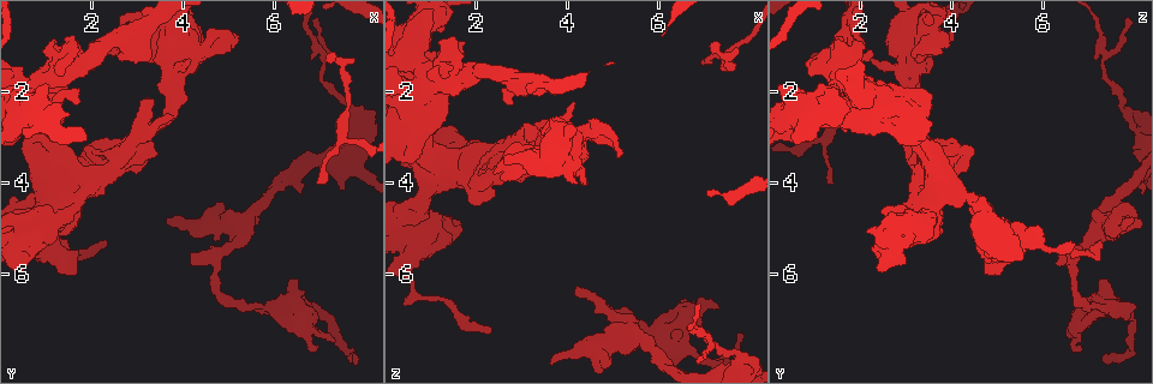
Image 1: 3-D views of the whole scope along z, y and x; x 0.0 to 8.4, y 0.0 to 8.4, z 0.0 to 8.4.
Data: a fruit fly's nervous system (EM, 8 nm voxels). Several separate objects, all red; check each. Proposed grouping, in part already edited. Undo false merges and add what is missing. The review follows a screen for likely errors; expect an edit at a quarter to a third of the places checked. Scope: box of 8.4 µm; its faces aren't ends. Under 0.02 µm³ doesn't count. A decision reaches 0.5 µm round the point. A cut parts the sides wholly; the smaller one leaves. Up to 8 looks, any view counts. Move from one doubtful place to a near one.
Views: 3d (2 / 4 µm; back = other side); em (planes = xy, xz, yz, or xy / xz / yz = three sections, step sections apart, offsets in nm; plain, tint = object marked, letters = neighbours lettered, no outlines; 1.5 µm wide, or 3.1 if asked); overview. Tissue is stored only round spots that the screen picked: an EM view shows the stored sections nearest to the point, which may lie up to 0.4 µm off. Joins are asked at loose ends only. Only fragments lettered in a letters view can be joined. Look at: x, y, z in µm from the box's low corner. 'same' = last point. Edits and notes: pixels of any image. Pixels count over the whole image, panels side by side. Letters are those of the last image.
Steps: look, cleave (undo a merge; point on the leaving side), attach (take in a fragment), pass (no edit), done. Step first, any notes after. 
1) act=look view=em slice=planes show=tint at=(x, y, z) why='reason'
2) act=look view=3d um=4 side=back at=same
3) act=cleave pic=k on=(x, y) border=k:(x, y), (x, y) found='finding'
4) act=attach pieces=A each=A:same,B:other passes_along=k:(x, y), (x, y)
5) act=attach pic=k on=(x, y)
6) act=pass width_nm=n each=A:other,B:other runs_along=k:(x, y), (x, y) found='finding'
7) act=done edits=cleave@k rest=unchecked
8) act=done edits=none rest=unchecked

act=look view=em slice=planes show=letters at=(4.20, 5.50, 6.45) why='free end'

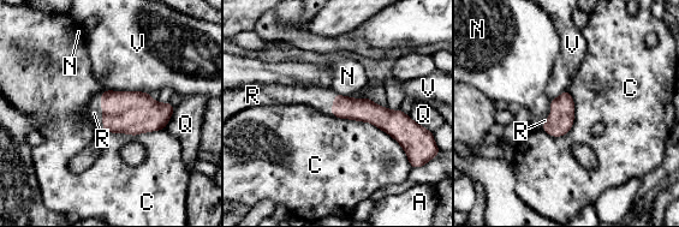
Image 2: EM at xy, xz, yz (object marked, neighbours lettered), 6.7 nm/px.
act=attach pieces=R longest_contact=C:600nm each=A:other,C:other,N:other,Q:other,R:same,V:other passes_along=2:(124, 112), (103, 113), (94, 113) found='it goes on there'

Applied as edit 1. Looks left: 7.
act=look view=3d um=4 at=(2.30, 5.25, 7.30) why='tapers out'

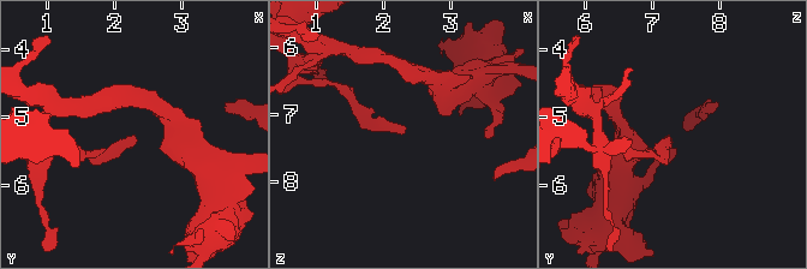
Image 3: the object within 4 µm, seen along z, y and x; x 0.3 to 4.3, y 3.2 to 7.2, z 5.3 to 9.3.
act=look view=em slice=planes show=letters at=(2.25, 5.25, 7.30) why='need the tissue'

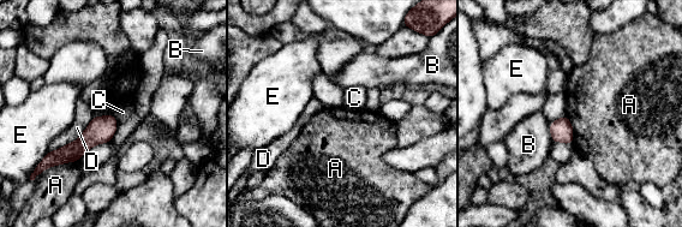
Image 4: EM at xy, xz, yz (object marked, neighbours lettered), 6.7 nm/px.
act=pass width_nm=150 each=A:other,B:other,C:other,D:other,E:other border=4:(78, 159), (42, 171) found='no lettered fragment goes on from it'

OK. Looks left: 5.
act=look view=3d um=4 at=(0.75, 4.30, 4.50) why='thick turns thin'

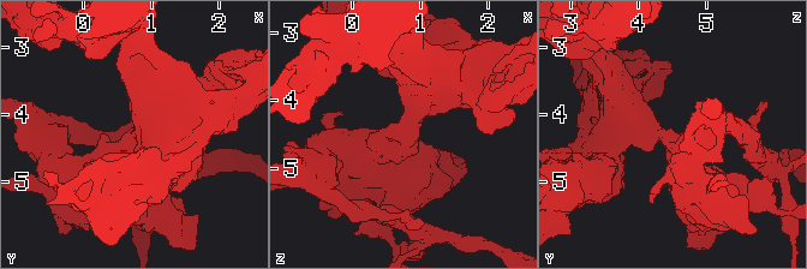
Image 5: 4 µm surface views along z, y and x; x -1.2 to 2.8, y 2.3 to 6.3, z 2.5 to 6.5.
act=look view=em slice=planes show=letters at=(0.80, 4.25, 4.40)

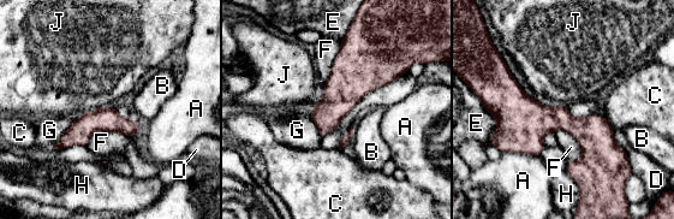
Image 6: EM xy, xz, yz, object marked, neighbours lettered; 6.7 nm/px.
act=pass each=A:other,B:other,C:other,D:other,E:other,F:other,G:other,H:other,J:other found='all the same neuron'

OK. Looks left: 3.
act=done edits=attach@2 rest=unchecked

